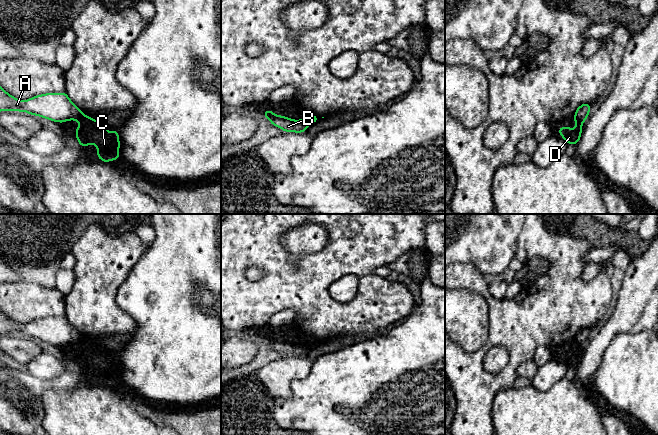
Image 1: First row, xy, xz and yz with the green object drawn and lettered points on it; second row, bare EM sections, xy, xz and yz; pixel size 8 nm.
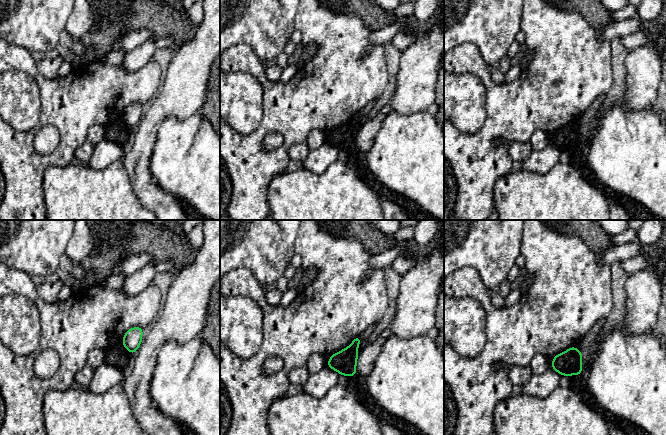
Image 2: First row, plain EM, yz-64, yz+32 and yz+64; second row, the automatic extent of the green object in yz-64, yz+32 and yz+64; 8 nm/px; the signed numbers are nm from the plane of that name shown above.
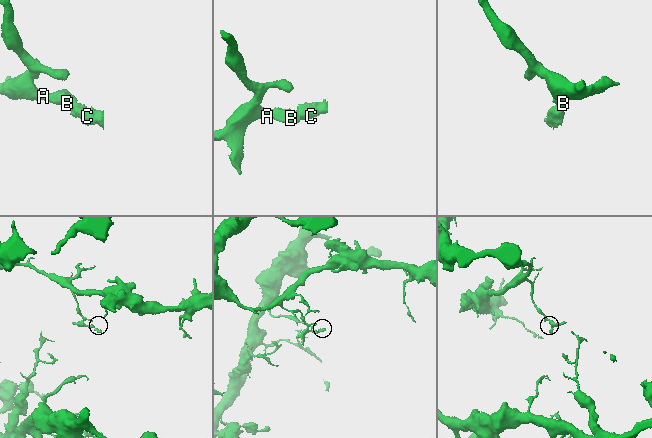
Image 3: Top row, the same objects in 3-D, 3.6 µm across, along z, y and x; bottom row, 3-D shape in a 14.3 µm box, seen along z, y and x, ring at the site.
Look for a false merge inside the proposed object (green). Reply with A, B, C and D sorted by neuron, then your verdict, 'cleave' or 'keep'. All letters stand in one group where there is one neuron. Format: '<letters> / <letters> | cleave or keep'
A B / C D | cleave

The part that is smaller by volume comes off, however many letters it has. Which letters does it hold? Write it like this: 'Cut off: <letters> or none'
Cut off: C, D

